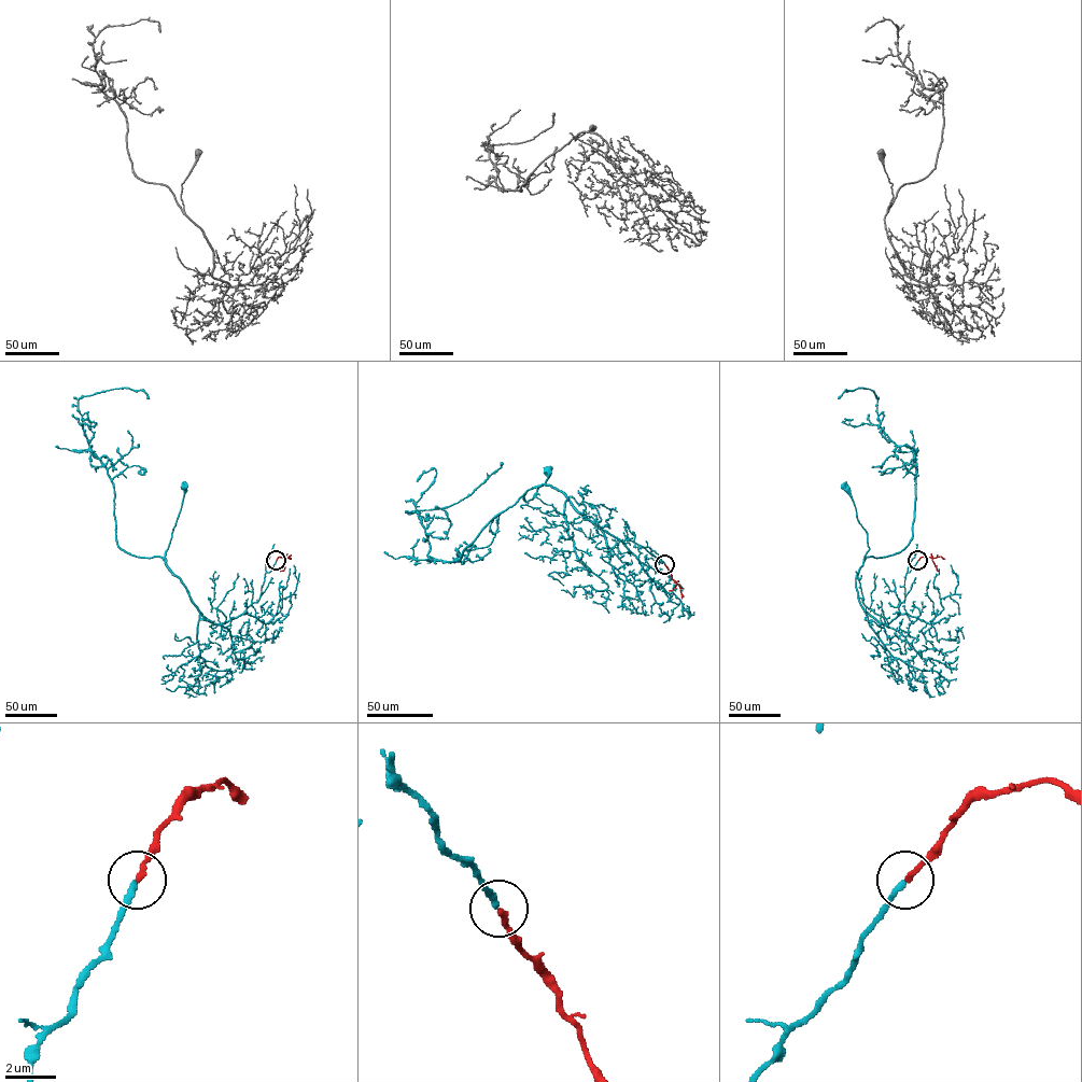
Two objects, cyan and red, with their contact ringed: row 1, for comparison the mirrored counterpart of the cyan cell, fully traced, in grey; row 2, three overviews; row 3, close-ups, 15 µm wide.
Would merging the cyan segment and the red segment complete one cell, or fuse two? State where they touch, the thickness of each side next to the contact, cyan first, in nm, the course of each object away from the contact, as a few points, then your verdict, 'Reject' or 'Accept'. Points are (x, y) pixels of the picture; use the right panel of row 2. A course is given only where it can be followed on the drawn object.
Place: (917, 560). Thickness 240 nm (cyan) against 240 nm. Course of cyan: (917, 561), (905, 574), (899, 614), (881, 624), (859, 601), (855, 578), (869, 548), (867, 533), (844, 486). Course of red: (917, 561), (931, 557), (939, 571). Accept

